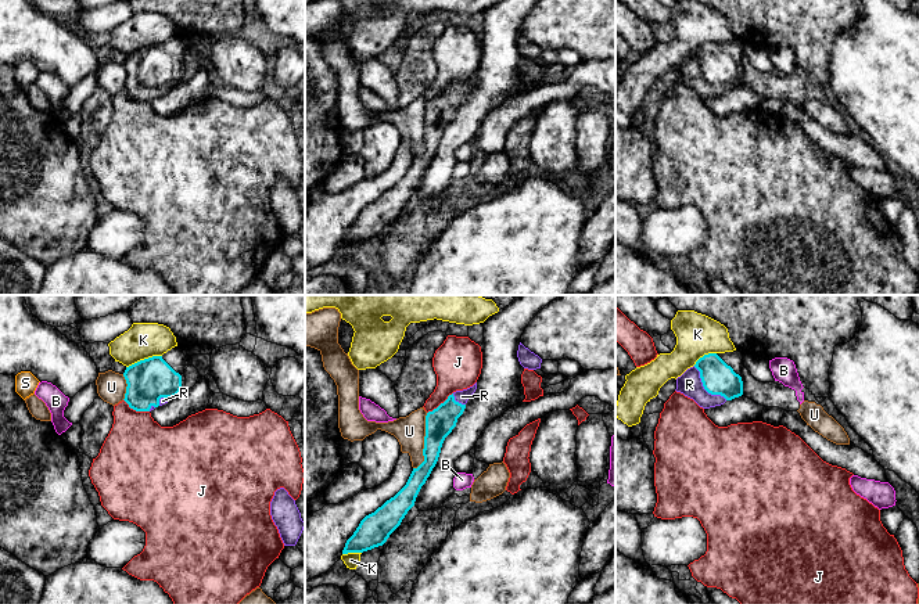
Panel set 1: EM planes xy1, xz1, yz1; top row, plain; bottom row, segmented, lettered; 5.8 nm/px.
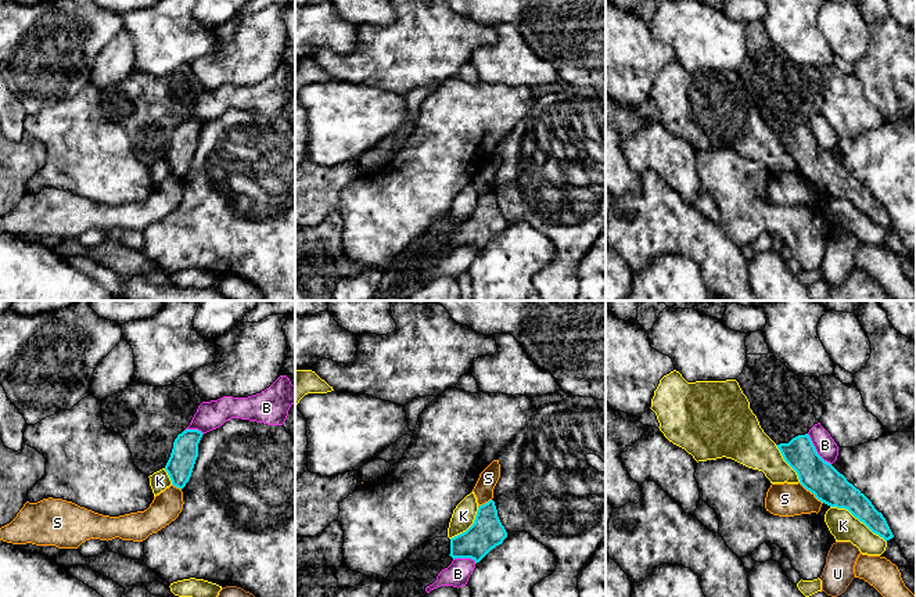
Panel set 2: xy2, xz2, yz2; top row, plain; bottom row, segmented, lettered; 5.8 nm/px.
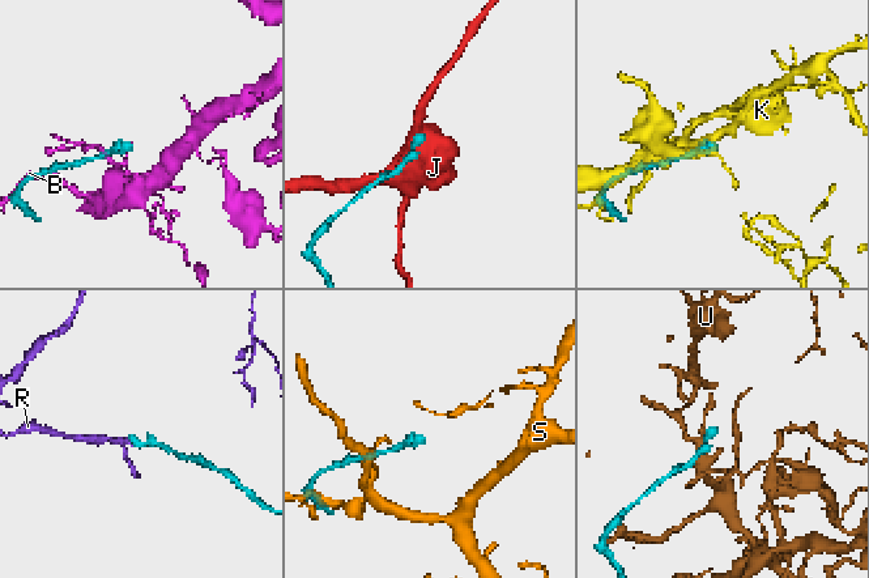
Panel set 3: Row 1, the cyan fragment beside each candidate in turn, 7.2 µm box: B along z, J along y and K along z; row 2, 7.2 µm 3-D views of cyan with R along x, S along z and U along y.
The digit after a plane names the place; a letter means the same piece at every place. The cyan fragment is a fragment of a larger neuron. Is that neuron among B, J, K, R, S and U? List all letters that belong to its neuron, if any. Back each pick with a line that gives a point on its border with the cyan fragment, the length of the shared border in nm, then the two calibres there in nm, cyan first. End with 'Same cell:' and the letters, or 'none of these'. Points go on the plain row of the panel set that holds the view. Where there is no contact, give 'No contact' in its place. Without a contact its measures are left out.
R: Touches cyan at yz1 (704, 78). Shared border 280 nm. Thickness 190 nm (cyan) against 140 nm
Same cell: R

